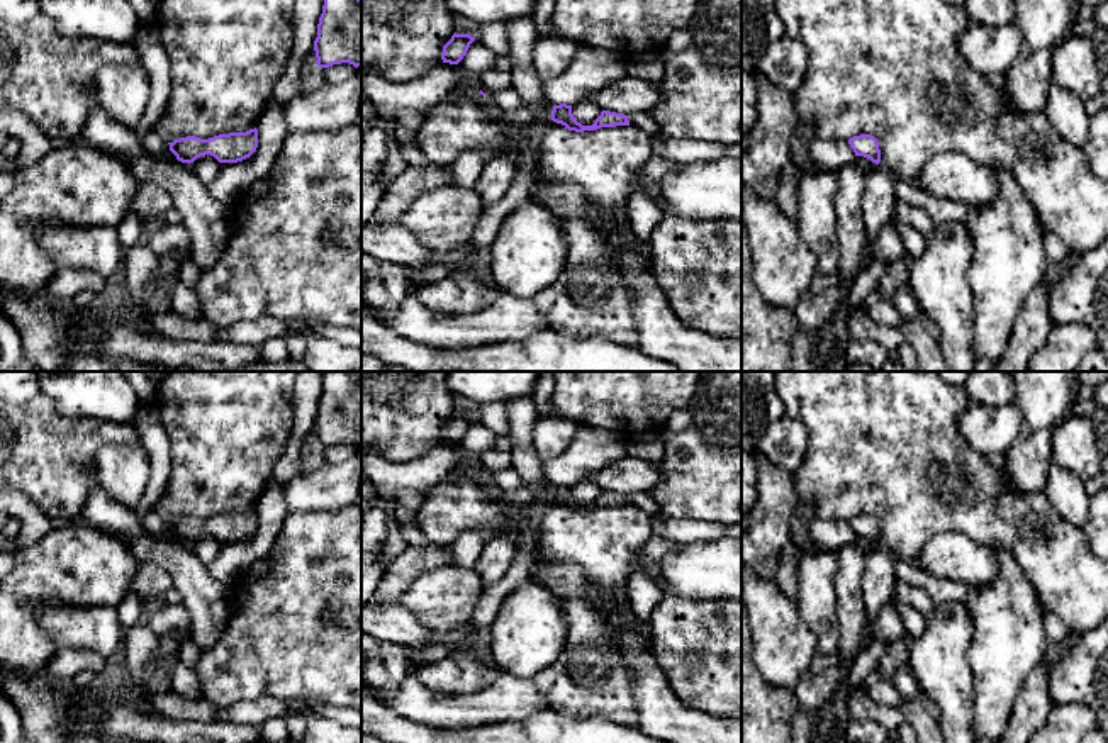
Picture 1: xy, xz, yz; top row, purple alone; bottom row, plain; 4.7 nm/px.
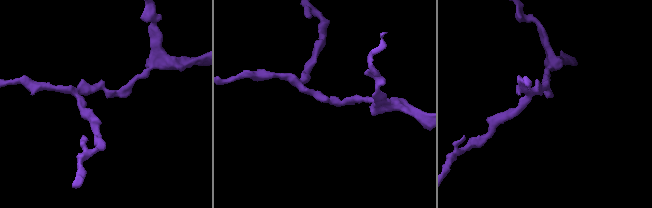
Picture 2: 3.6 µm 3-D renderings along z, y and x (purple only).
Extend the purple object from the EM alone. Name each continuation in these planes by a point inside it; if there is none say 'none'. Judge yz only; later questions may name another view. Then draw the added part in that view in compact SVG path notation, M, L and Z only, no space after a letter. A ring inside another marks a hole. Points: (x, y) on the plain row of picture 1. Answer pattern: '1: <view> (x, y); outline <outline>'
none

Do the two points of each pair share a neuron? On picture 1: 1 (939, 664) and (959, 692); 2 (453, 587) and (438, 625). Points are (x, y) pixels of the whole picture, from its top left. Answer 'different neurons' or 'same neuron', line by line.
1: same neuron
2: same neuron

